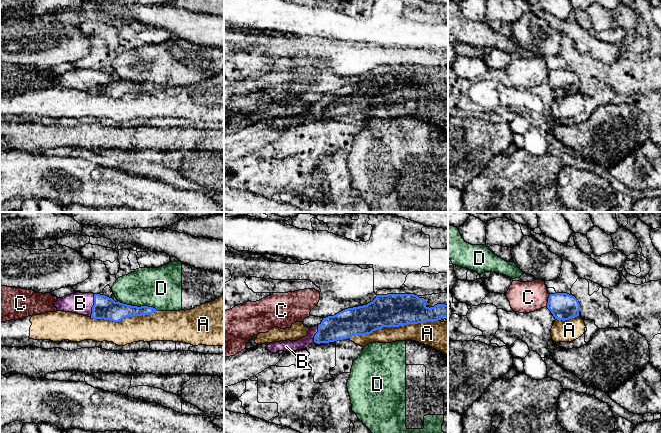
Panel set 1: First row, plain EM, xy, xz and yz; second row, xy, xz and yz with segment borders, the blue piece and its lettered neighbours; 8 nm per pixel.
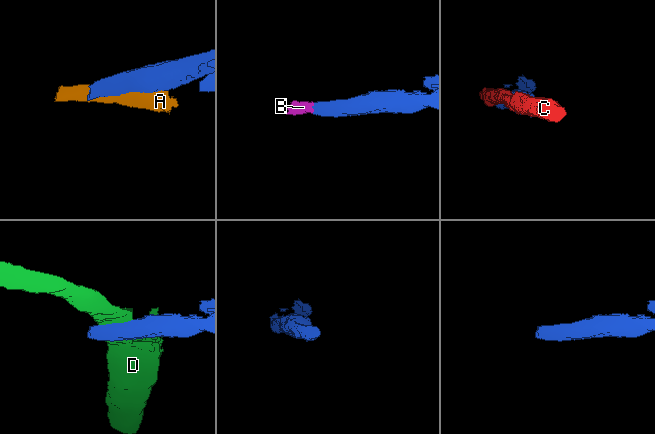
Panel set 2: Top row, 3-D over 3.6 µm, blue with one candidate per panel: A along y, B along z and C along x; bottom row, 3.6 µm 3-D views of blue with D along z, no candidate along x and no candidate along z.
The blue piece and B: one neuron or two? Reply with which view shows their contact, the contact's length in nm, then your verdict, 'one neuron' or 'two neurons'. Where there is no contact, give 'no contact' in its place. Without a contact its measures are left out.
xy | 190 nm | one neuron

